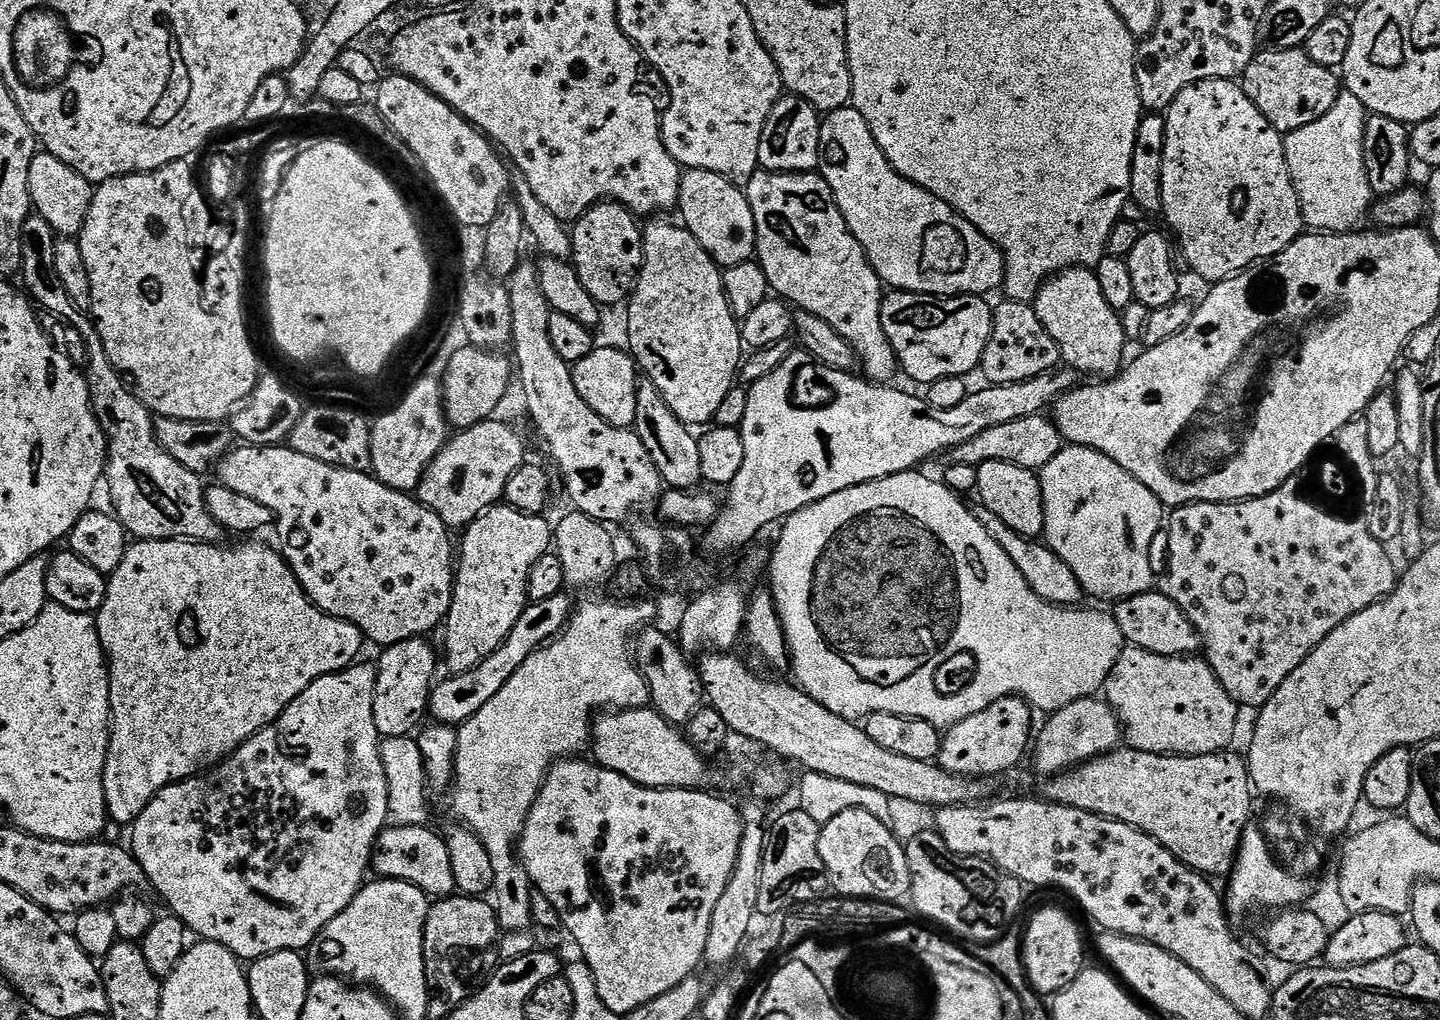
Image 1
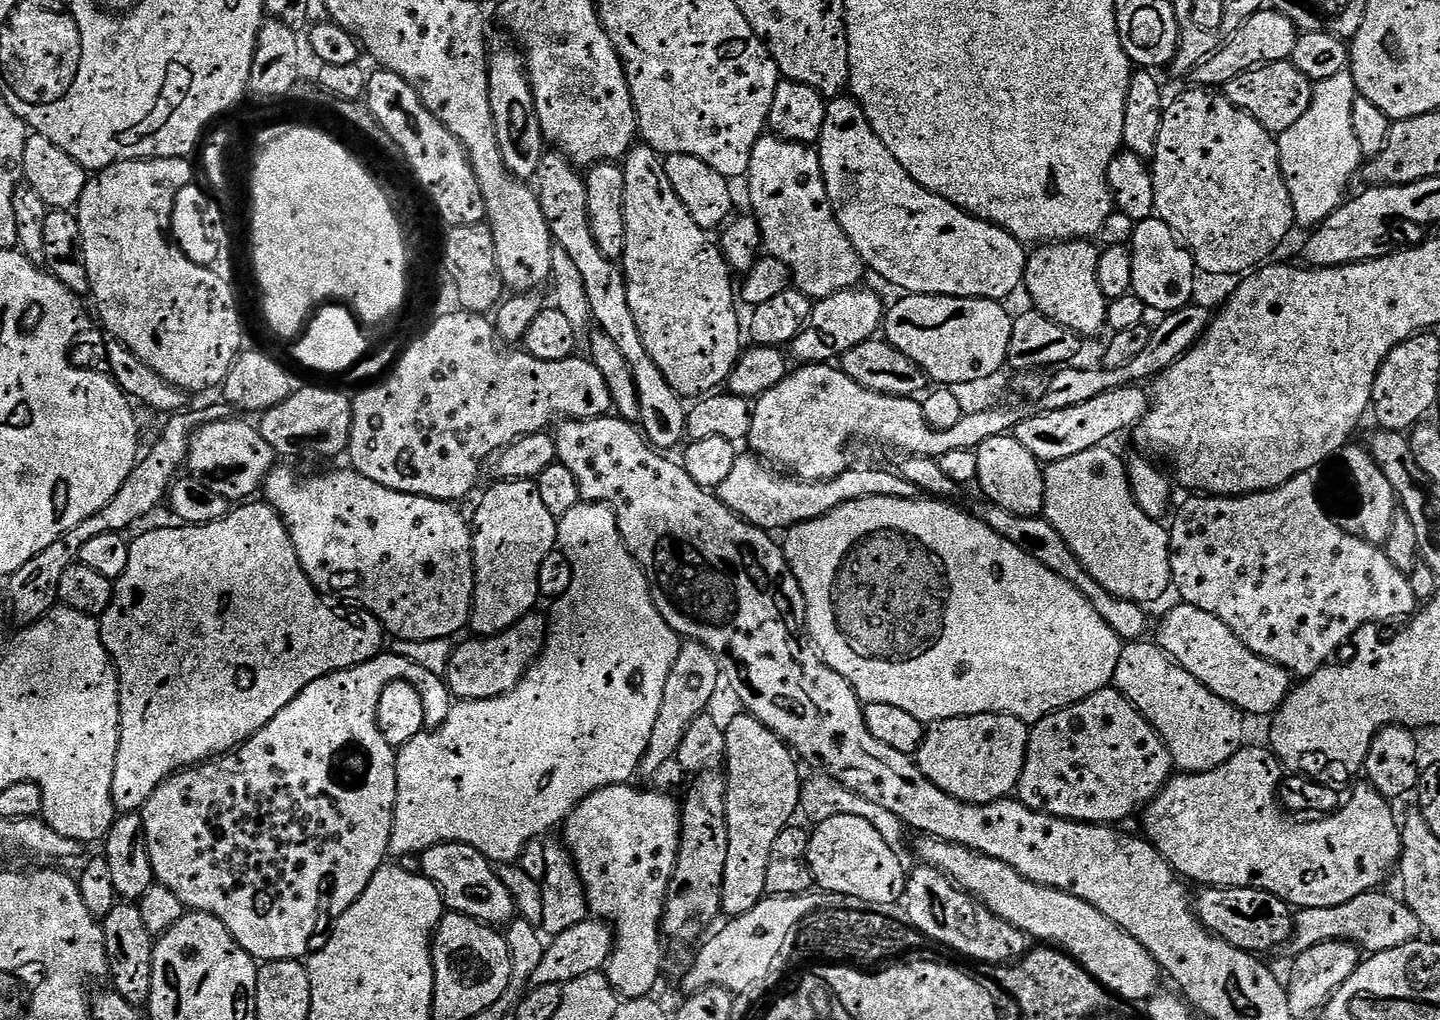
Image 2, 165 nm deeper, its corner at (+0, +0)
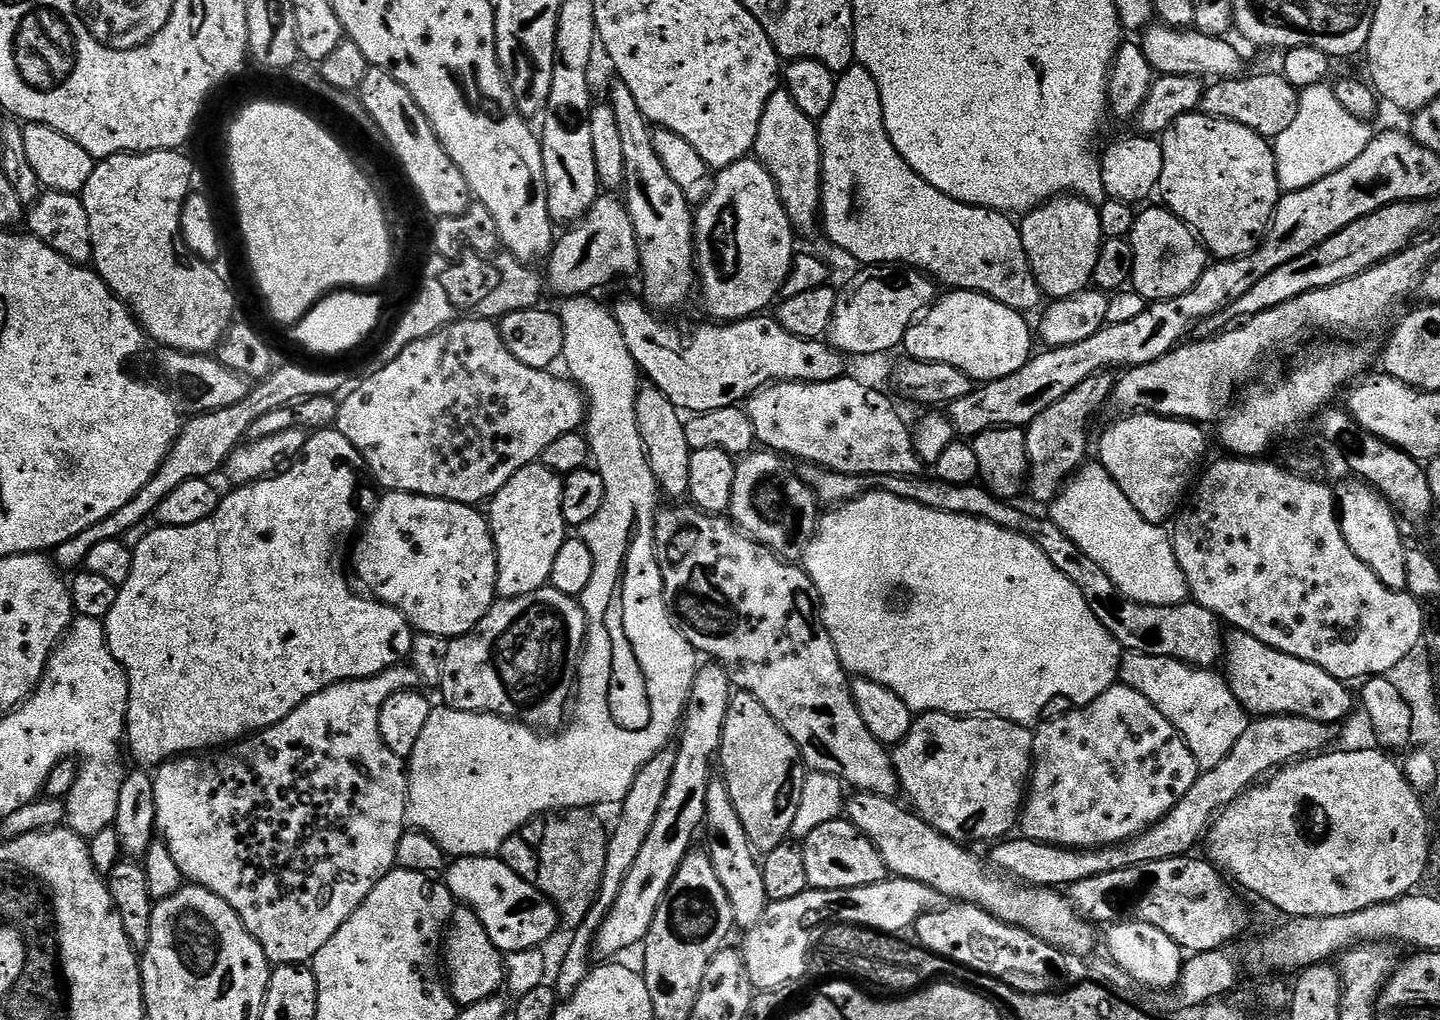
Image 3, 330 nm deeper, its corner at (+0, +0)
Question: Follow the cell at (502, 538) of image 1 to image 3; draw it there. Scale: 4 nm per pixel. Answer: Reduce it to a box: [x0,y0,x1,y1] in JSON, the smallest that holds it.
[486,463,566,600]

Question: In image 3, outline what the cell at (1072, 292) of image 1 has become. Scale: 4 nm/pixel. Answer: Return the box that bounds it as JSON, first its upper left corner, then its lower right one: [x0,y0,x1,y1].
[1018,194,1105,300]

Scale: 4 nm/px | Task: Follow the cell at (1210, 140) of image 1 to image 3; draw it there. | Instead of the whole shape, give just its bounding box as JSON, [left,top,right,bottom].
[1158,110,1282,260]

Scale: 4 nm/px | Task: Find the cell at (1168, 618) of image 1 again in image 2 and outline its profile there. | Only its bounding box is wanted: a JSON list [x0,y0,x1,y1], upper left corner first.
[1155,602,1292,715]

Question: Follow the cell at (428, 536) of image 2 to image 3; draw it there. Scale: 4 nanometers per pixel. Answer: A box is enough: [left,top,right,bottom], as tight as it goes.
[352,491,498,638]

